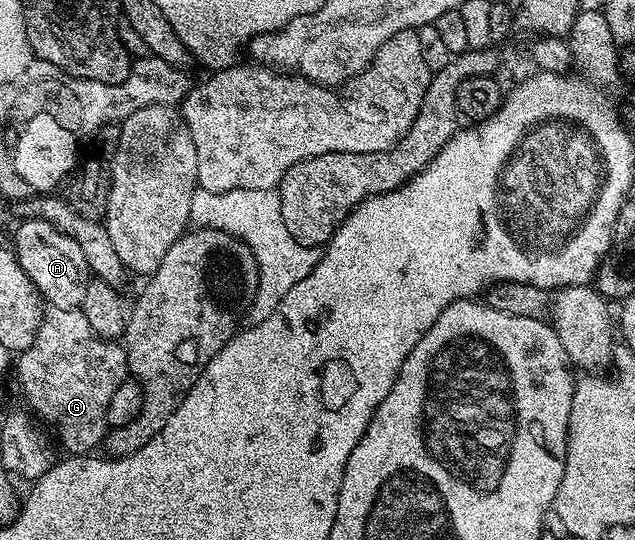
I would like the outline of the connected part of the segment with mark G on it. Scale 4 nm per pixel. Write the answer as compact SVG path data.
M54 308L49 312L38 325L30 347L17 355L18 382L31 407L26 406L58 433L65 453L86 456L103 445L108 433L108 399L128 378L126 347L98 338L81 309Z

